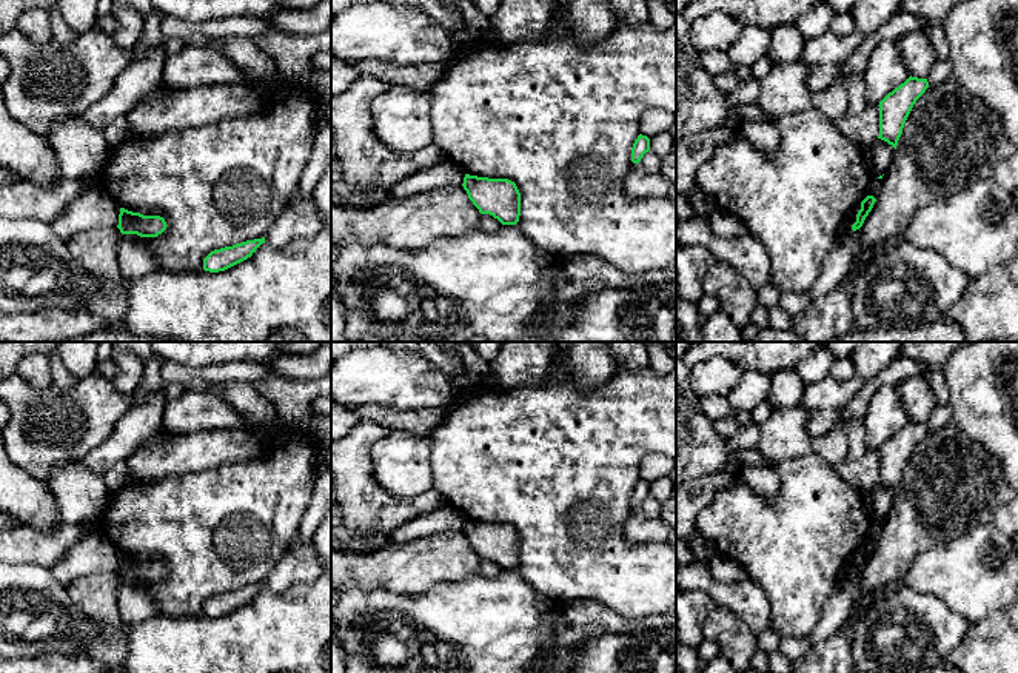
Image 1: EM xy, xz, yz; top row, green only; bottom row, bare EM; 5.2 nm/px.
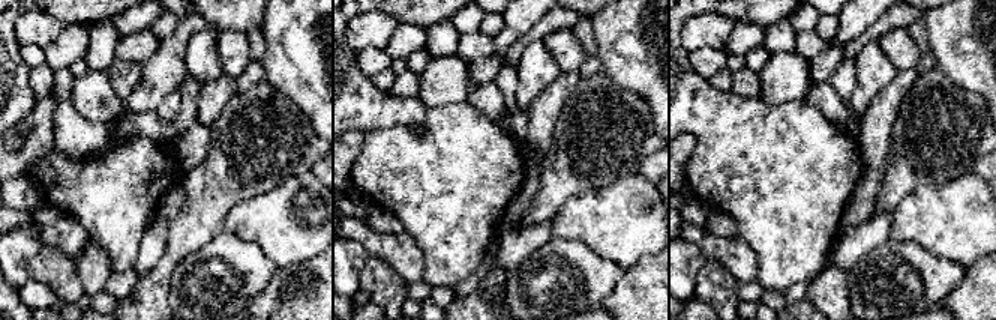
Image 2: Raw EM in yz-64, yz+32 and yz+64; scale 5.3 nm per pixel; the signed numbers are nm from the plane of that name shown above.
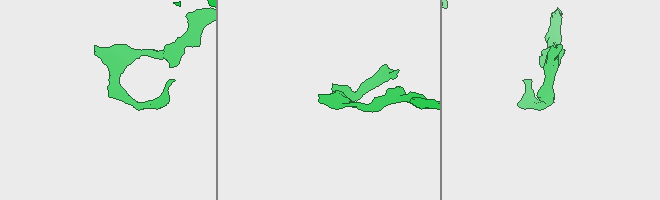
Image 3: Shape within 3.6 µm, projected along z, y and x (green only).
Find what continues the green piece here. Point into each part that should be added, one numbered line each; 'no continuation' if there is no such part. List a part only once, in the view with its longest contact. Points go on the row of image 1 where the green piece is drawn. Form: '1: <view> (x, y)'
no continuation

